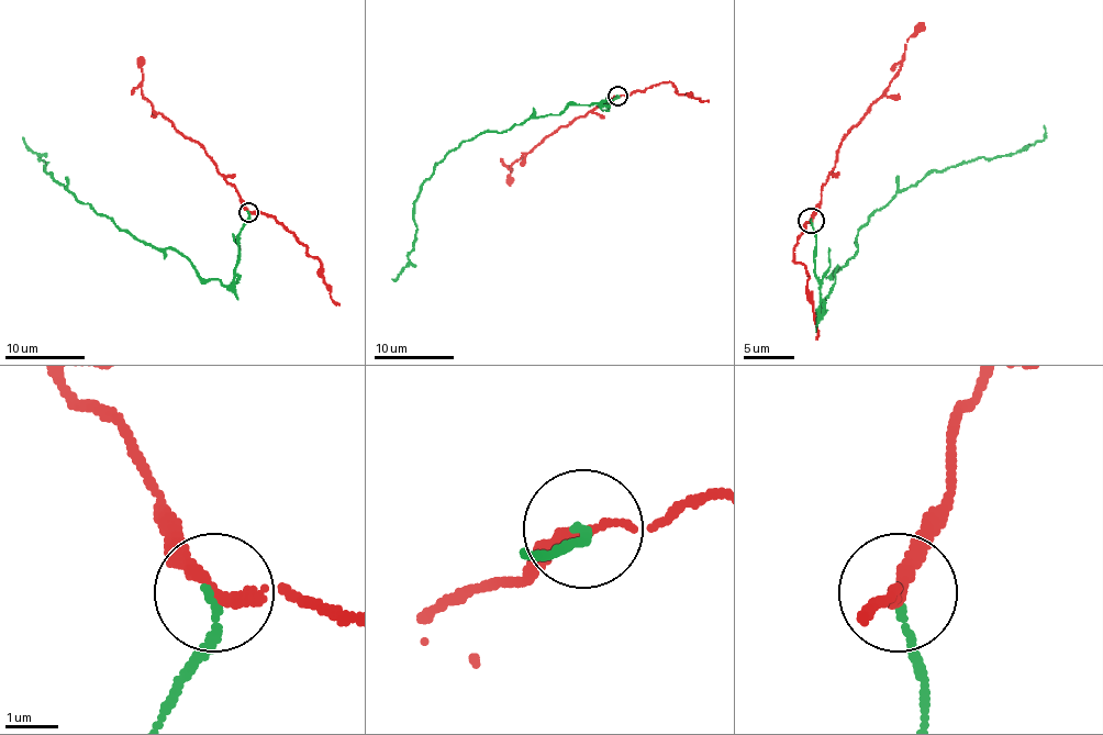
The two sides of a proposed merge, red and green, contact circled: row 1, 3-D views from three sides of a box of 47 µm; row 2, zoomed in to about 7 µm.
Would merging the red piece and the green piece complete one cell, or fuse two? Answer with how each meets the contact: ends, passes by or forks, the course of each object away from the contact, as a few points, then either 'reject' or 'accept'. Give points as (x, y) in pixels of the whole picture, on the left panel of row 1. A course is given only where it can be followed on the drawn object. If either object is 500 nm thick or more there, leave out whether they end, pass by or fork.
red passes by; green ends there; red runs (248, 211), (240, 196), (202, 147), (185, 137), (143, 96), (141, 56); green runs (248, 211), (238, 237), (234, 281), (202, 279), (176, 251), (144, 245), (77, 199), (23, 137); reject

